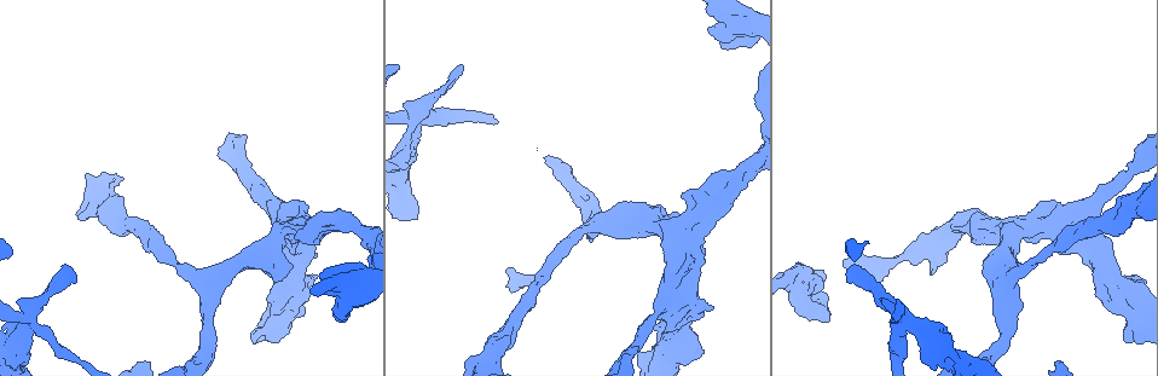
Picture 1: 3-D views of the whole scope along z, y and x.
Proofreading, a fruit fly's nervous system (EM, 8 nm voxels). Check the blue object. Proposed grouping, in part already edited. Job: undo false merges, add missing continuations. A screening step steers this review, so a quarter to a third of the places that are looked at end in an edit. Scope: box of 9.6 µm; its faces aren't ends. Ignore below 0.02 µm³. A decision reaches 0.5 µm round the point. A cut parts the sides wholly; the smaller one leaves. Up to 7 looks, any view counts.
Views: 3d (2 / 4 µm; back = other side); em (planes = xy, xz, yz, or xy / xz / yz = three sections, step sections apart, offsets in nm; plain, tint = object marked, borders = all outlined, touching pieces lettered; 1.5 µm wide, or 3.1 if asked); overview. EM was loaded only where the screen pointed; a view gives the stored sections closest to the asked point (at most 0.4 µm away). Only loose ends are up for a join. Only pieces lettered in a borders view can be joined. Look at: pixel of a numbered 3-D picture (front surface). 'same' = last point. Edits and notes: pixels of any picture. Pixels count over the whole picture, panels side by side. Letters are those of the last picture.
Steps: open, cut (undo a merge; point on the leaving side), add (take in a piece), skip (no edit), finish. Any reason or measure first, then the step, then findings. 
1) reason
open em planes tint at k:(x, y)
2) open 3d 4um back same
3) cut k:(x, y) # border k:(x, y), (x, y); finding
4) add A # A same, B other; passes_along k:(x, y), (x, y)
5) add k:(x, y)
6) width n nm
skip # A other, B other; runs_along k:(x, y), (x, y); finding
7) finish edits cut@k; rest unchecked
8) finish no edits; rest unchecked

stops while still wide
open 3d 4um at 1:(1055, 203)

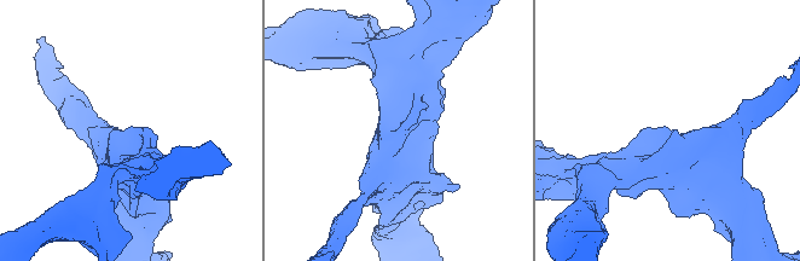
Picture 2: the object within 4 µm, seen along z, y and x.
now the EM
open em planes plain at 2:(118, 129)

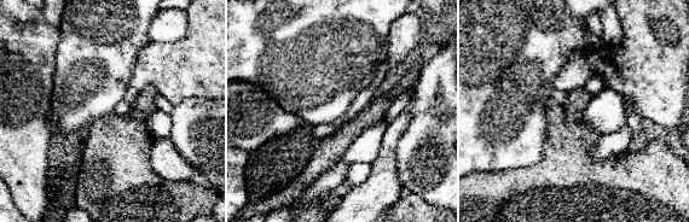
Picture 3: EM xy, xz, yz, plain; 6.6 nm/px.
open em planes borders same

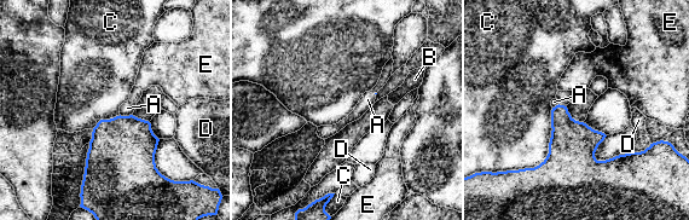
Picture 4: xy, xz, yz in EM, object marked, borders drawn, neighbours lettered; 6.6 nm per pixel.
longest_contact C 460 nm
skip # A other, B other, C other, D other, E other; border 4:(120, 114), (132, 115); none of them fits

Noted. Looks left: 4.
abrupt turn
open em planes borders at 1:(26, 319)

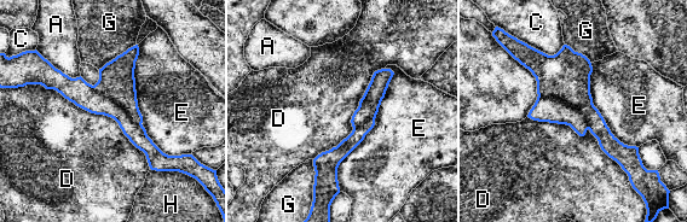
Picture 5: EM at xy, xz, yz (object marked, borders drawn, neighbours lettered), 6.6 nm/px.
width 60 nm
cut 5:(566, 75) # A other, C other, D other, E other, G other, H other; border 5:(538, 95), (572, 105), (588, 128); two cells meet here

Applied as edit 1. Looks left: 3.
finish edits cut@5; rest unchecked

